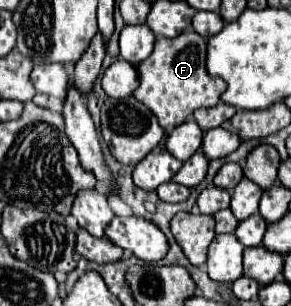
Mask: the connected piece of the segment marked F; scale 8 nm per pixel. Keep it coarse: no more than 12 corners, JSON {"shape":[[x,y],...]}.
{"shape":[[195,32],[157,38],[133,96],[163,128],[225,92]]}

